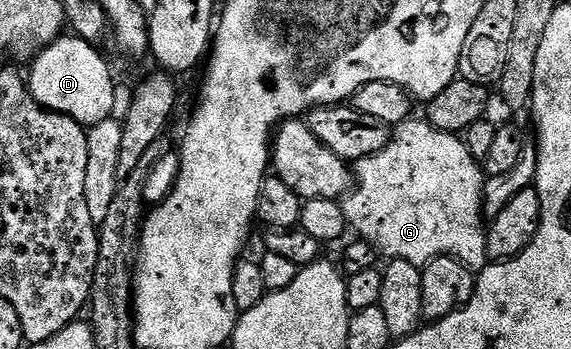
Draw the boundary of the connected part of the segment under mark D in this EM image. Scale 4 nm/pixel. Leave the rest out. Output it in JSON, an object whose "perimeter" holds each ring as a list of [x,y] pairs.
{"perimeter":[[[62,37],[50,43],[32,60],[27,86],[34,101],[48,111],[58,111],[86,128],[110,118],[113,107],[113,75],[94,44],[80,37]]]}

